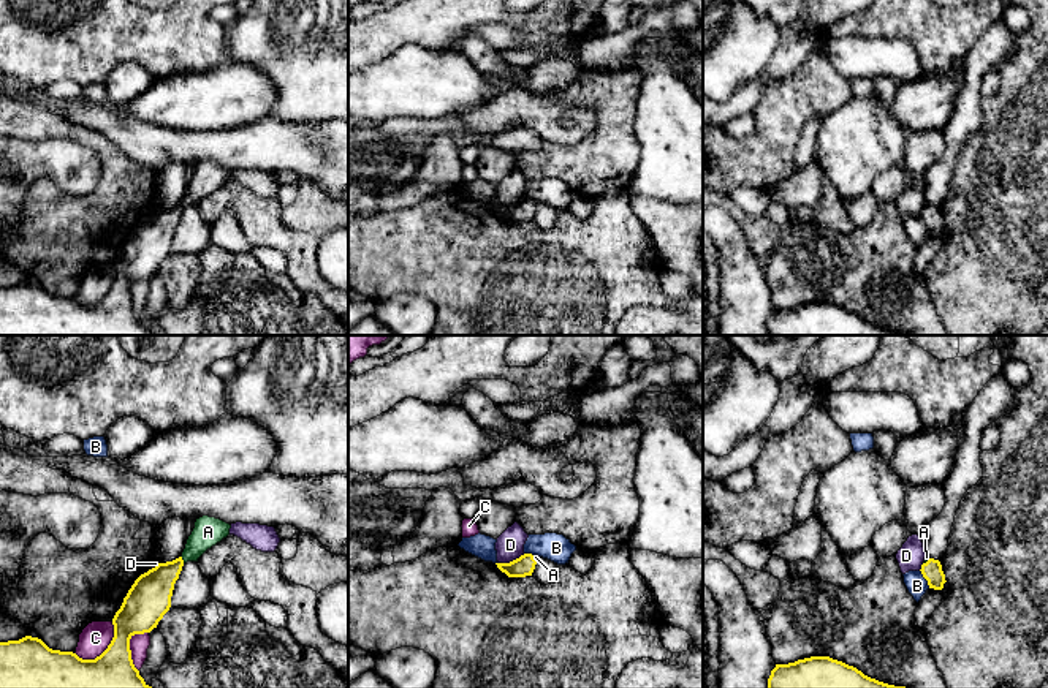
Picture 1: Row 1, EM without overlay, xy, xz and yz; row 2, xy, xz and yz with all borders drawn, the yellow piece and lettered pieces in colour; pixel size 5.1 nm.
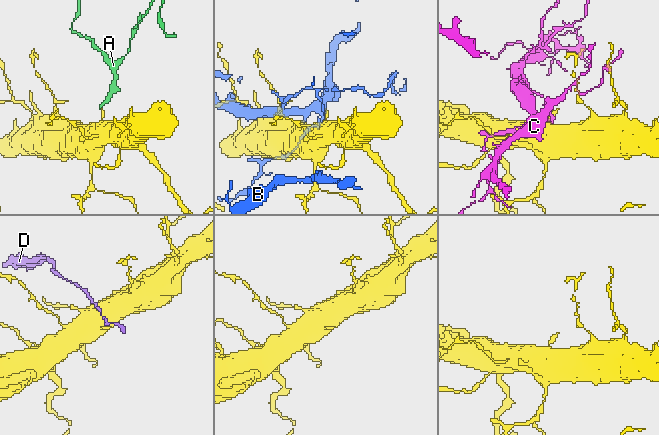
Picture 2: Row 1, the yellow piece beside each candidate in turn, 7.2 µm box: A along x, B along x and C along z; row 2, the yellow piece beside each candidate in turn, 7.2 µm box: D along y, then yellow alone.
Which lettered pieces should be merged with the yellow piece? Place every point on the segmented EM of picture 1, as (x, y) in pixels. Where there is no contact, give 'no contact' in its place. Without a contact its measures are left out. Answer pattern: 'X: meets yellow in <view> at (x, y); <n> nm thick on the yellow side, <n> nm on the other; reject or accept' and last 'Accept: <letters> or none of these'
A: meets yellow in xy at (181, 559); 220 nm thick on the yellow side, 150 nm on the other; accept
B: meets yellow in yz at (925, 578); 100 nm thick on the yellow side, 110 nm on the other; reject
C: meets yellow in xy at (105, 650); 200 nm thick on the yellow side, 150 nm on the other; reject
D: meets yellow in xz at (513, 560); 100 nm thick on the yellow side, 140 nm on the other; reject
Accept: A

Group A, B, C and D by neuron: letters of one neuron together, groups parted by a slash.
A / B / C / D

